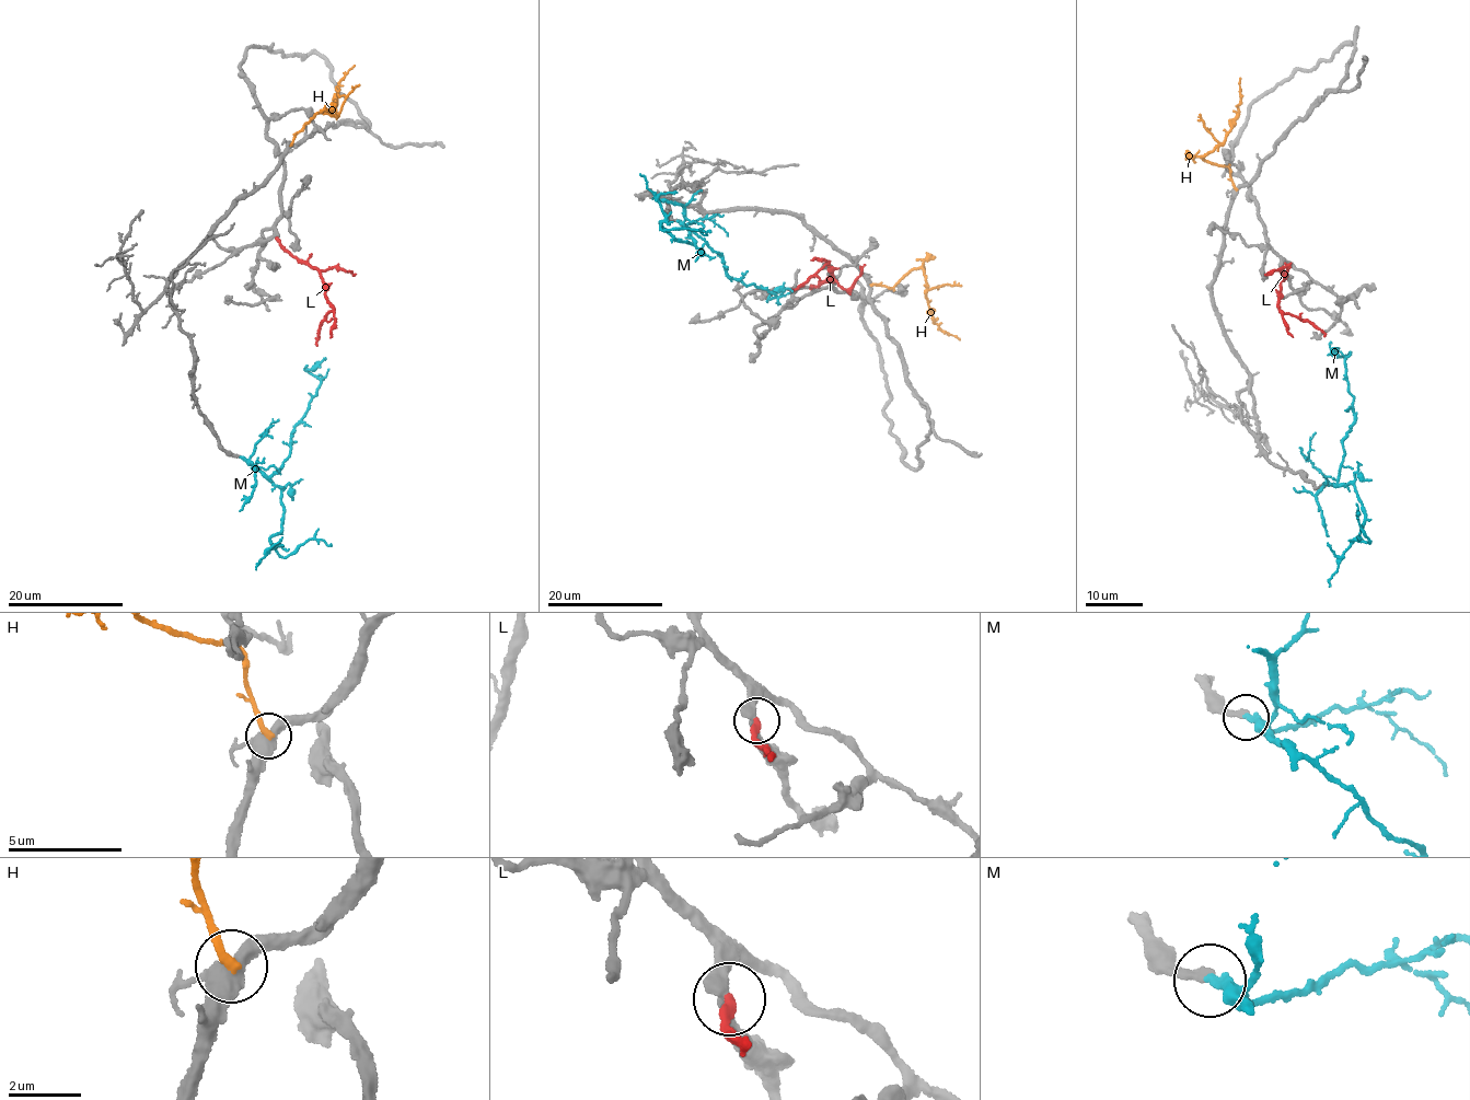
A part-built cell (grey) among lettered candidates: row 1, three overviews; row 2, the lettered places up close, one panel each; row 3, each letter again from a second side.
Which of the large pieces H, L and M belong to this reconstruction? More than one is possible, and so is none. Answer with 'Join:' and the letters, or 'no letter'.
Join: M

